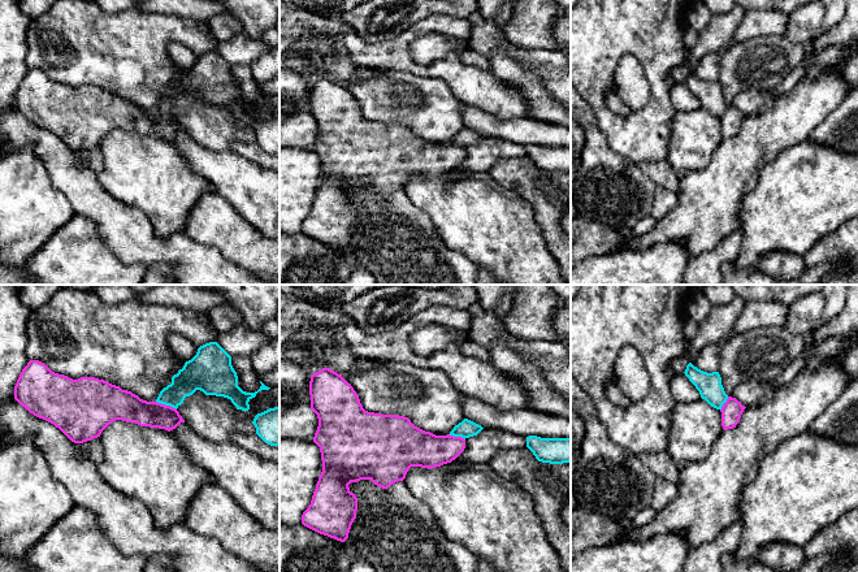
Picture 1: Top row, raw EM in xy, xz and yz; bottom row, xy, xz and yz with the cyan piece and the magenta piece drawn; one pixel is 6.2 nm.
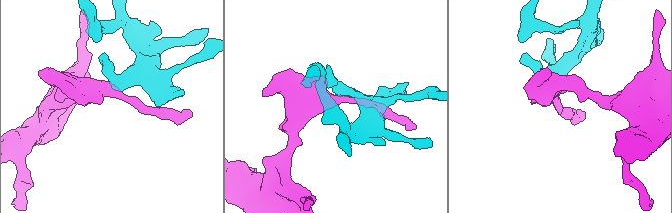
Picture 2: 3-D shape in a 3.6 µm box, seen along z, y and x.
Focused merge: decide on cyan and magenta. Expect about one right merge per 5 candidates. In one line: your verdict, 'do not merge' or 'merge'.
do not merge

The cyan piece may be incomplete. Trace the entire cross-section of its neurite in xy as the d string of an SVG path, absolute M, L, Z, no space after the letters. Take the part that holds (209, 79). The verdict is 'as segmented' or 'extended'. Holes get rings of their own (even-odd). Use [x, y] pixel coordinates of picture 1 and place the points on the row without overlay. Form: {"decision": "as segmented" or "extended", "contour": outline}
{"decision": "as segmented", "contour": "M209 51L200 55L196 64L172 86L172 92L160 100L156 110L177 118L186 105L200 99L205 104L228 107L237 118L248 120L248 110L259 100L270 98L261 90L260 92L255 101L243 100L238 95L231 65L217 51Z"}

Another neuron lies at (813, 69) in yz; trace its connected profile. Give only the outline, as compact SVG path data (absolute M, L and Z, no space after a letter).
M829 44L822 51L814 51L807 62L805 78L814 79L827 68L836 68L852 87L858 87L857 47Z

